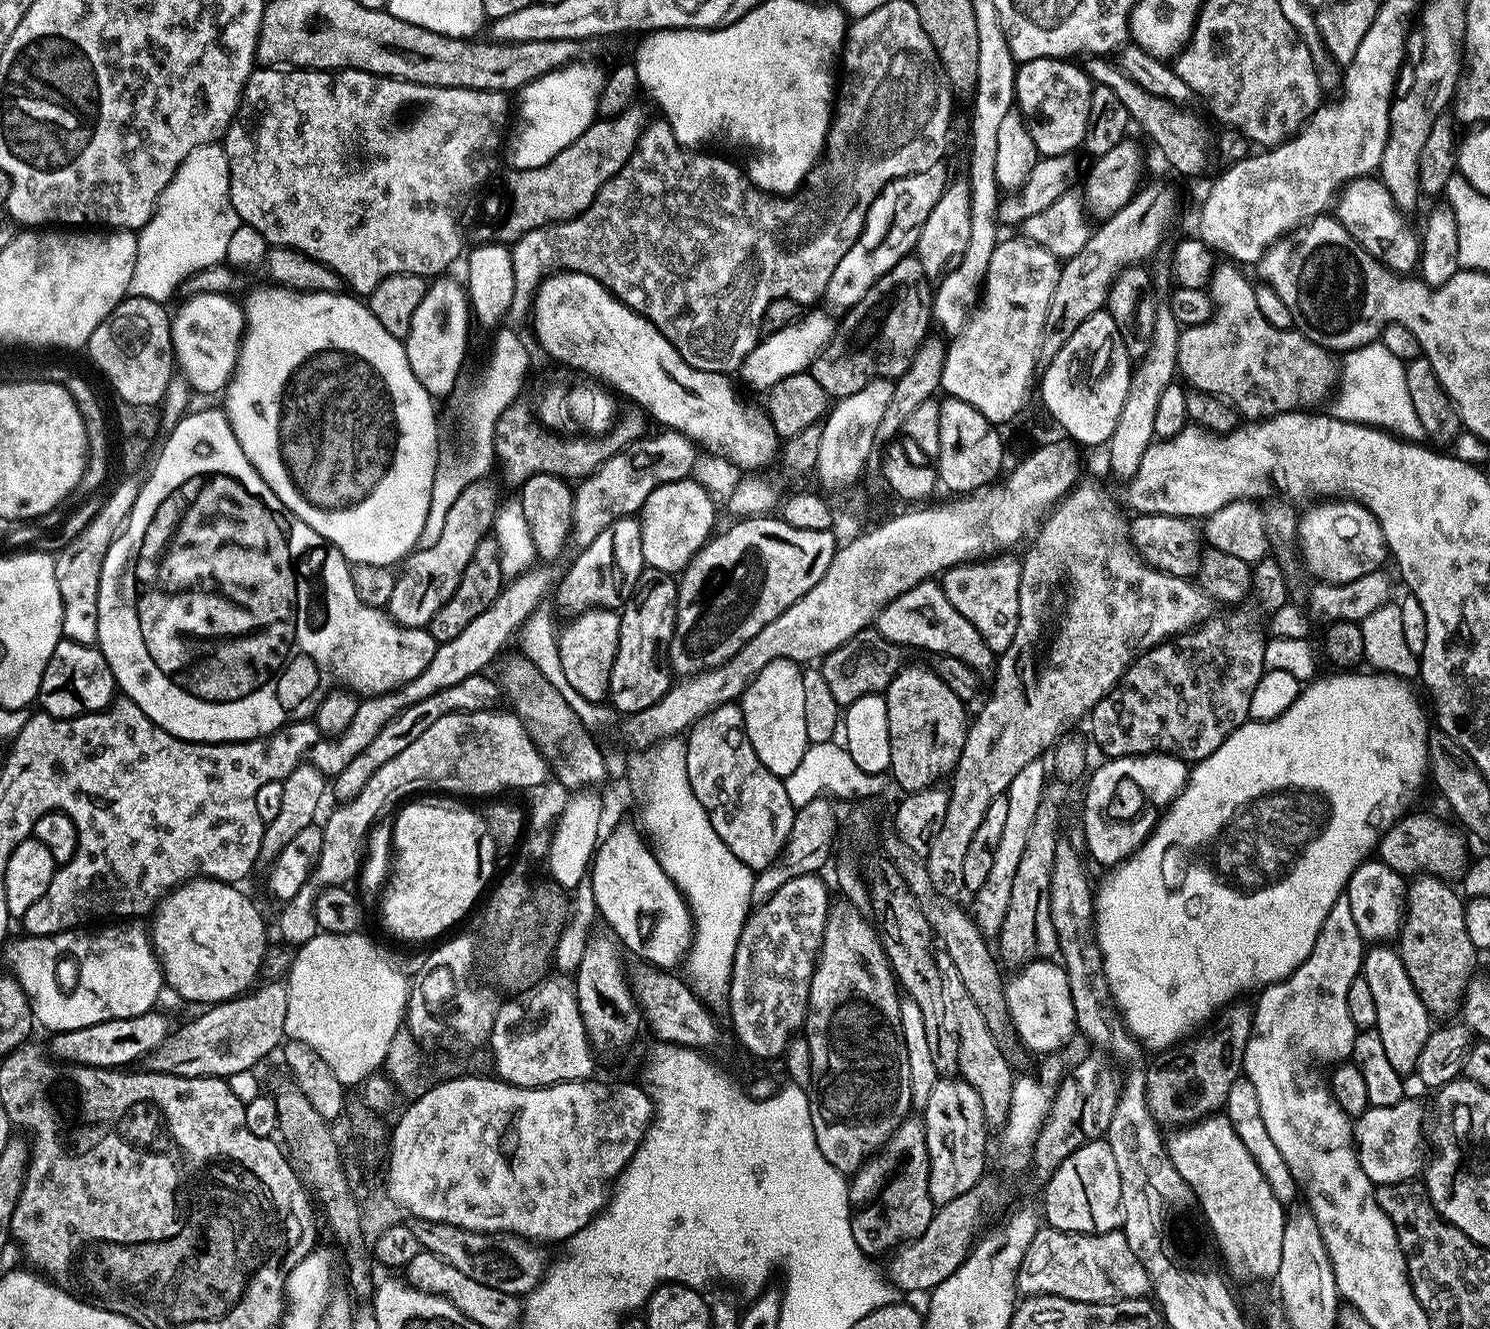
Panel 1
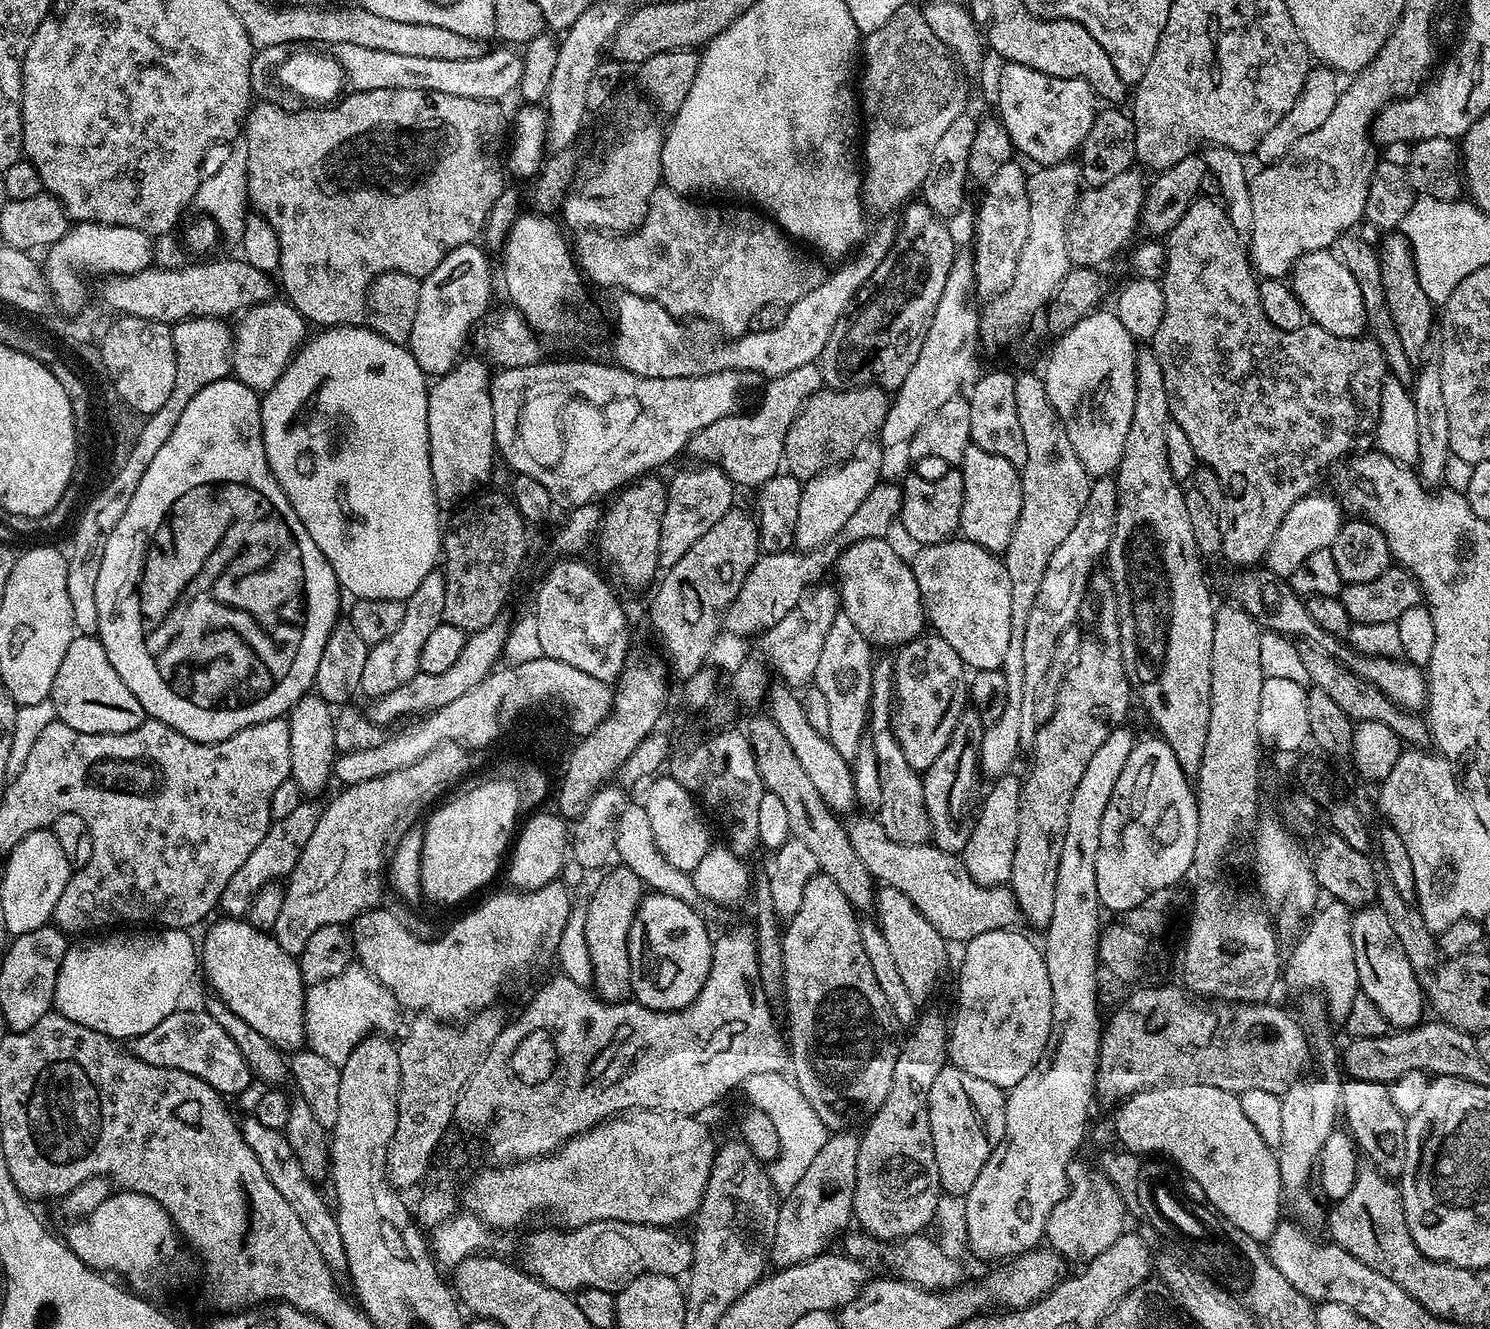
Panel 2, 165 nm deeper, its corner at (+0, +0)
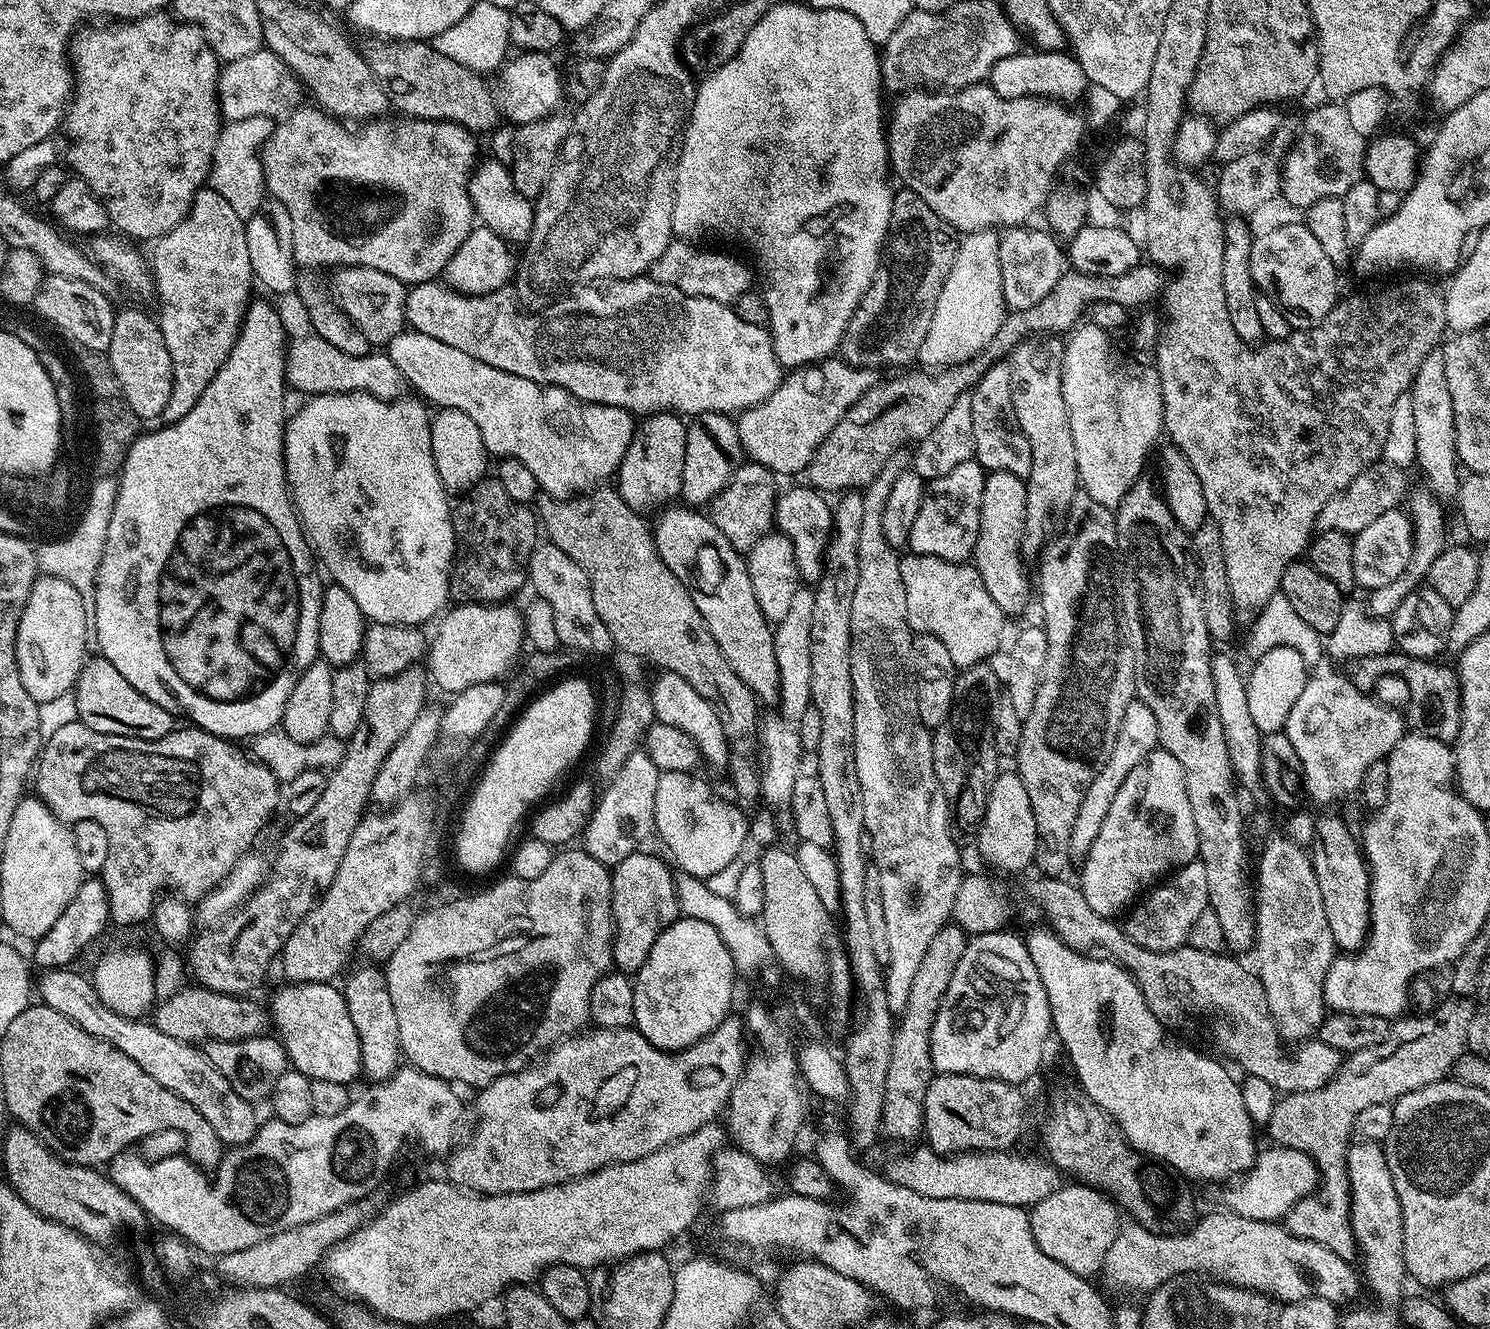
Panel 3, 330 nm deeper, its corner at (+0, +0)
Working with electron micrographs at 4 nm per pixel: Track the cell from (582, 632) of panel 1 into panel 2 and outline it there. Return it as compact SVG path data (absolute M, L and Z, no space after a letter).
M560 558L536 592L534 615L543 655L575 666L611 685L620 677L628 652L628 620L612 588L580 558Z

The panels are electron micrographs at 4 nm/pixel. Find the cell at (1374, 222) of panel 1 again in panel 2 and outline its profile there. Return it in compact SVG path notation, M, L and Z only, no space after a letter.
M1392 230L1387 233L1384 241L1378 244L1378 257L1380 270L1382 272L1382 286L1386 290L1386 302L1390 306L1390 318L1394 318L1394 326L1398 330L1402 346L1406 354L1413 362L1419 361L1428 339L1434 334L1432 328L1432 312L1434 306L1422 294L1422 286L1418 282L1416 273L1416 262L1412 257L1410 242L1399 230Z

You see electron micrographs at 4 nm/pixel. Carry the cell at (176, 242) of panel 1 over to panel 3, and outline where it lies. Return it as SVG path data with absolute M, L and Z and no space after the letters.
M255 116L241 120L229 120L220 129L220 137L212 155L212 168L208 172L207 183L245 222L259 210L260 203L266 199L264 186L264 167L260 154L268 135L272 133L274 120L271 116Z

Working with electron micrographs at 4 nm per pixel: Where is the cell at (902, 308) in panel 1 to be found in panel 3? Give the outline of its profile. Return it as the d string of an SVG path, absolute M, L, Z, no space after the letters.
M901 187L893 195L880 265L840 339L838 352L847 364L900 370L919 357L938 294L954 266L957 243L957 233L918 194Z

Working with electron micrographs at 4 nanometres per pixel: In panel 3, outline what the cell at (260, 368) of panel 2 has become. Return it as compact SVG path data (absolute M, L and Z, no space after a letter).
M315 334L300 336L286 348L284 379L289 389L297 388L312 396L321 396L325 392L368 392L379 400L394 400L405 391L404 376L390 362L387 351L373 350L367 356L342 354L338 346L326 342L326 338Z

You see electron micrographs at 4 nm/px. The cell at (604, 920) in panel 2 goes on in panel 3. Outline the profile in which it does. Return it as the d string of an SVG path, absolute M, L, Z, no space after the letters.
M637 850L623 858L611 869L612 873L612 962L619 971L634 974L650 958L654 942L662 930L666 930L681 915L680 903L676 897L676 876L667 859L659 860L645 850Z

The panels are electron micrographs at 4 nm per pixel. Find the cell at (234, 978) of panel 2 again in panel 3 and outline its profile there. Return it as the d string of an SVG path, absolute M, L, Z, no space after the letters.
M288 982L275 990L277 992L273 994L270 1003L270 1020L275 1035L284 1045L289 1065L295 1071L306 1074L311 1081L325 1080L351 1085L352 1080L361 1079L360 1039L358 1030L354 1030L354 1021L350 1018L343 991L332 982Z

